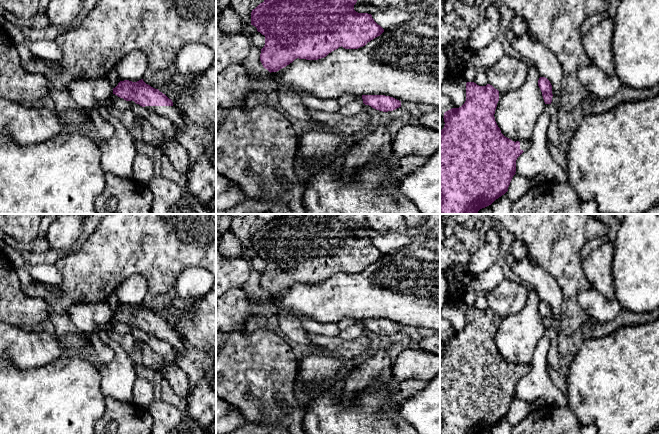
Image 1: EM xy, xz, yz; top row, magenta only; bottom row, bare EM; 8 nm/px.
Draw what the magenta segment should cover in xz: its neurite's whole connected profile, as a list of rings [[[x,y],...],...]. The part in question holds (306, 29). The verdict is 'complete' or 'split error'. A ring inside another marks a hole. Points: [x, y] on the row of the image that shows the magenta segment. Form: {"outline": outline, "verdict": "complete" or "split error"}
{"outline": [[[264,0],[251,12],[251,25],[265,36],[265,45],[261,49],[260,61],[270,73],[277,72],[295,59],[318,60],[332,51],[343,47],[358,49],[380,36],[384,29],[378,25],[371,14],[354,10],[357,0]]], "verdict": "complete"}

